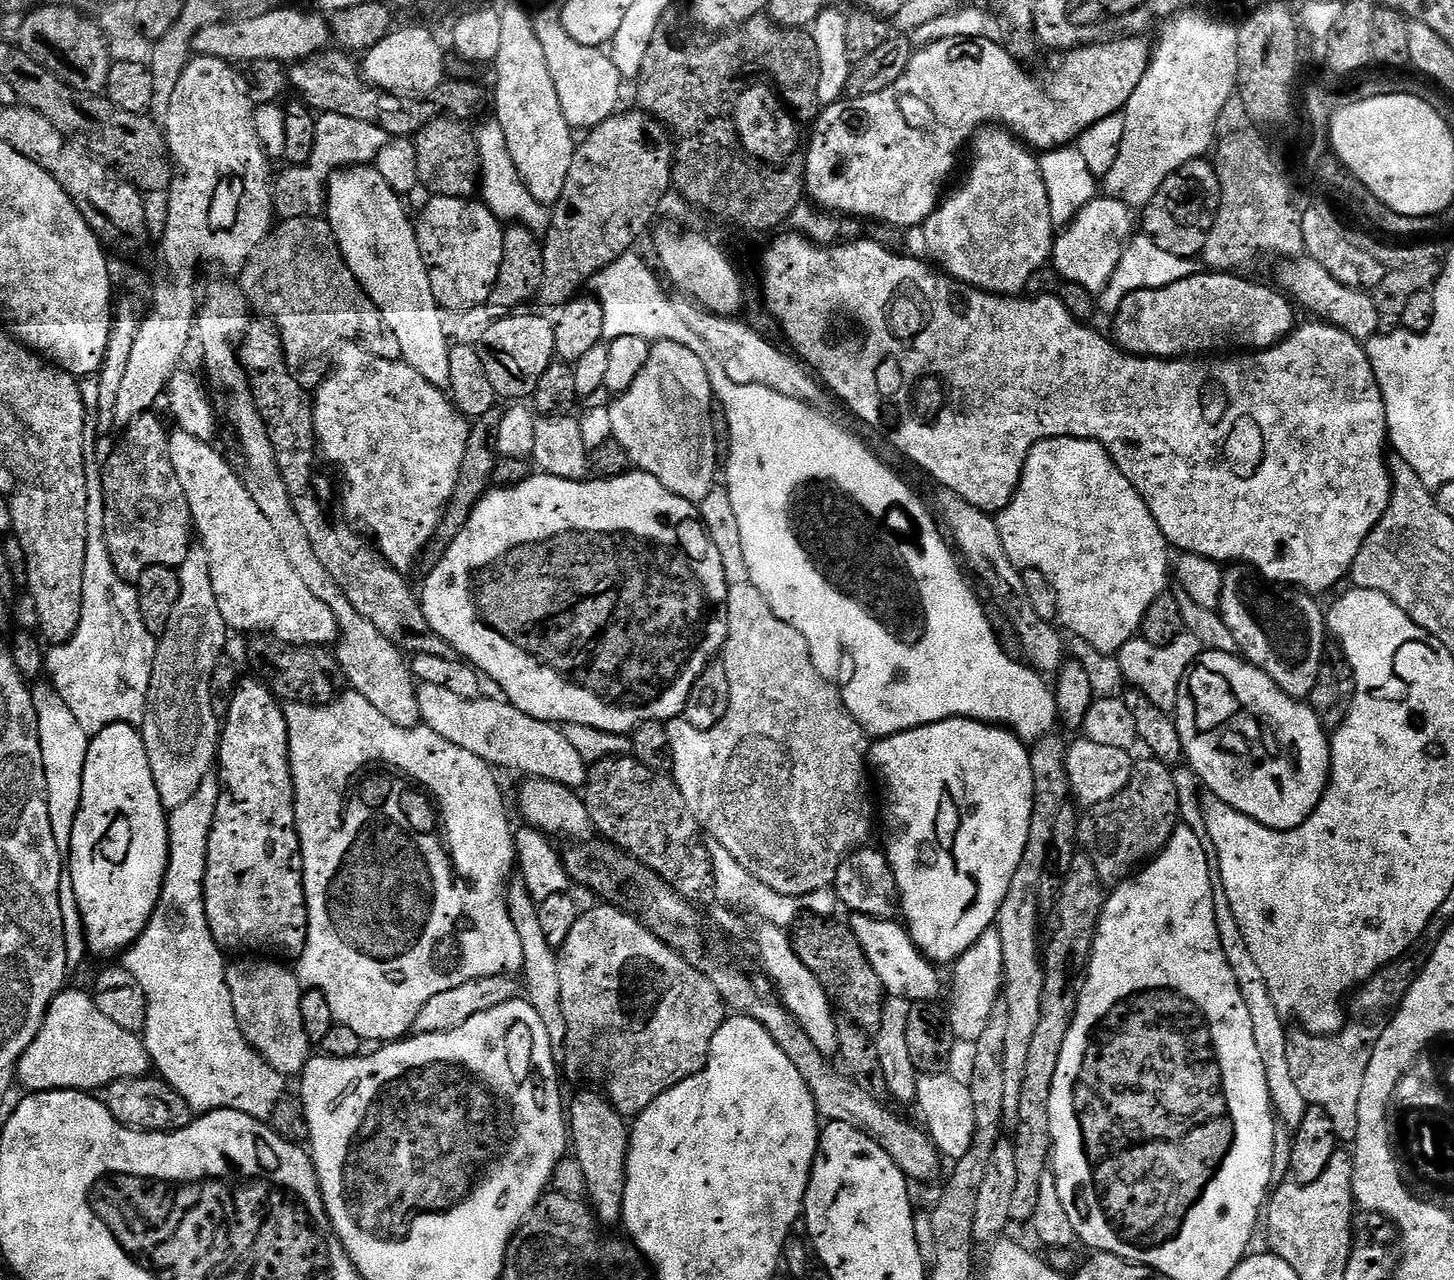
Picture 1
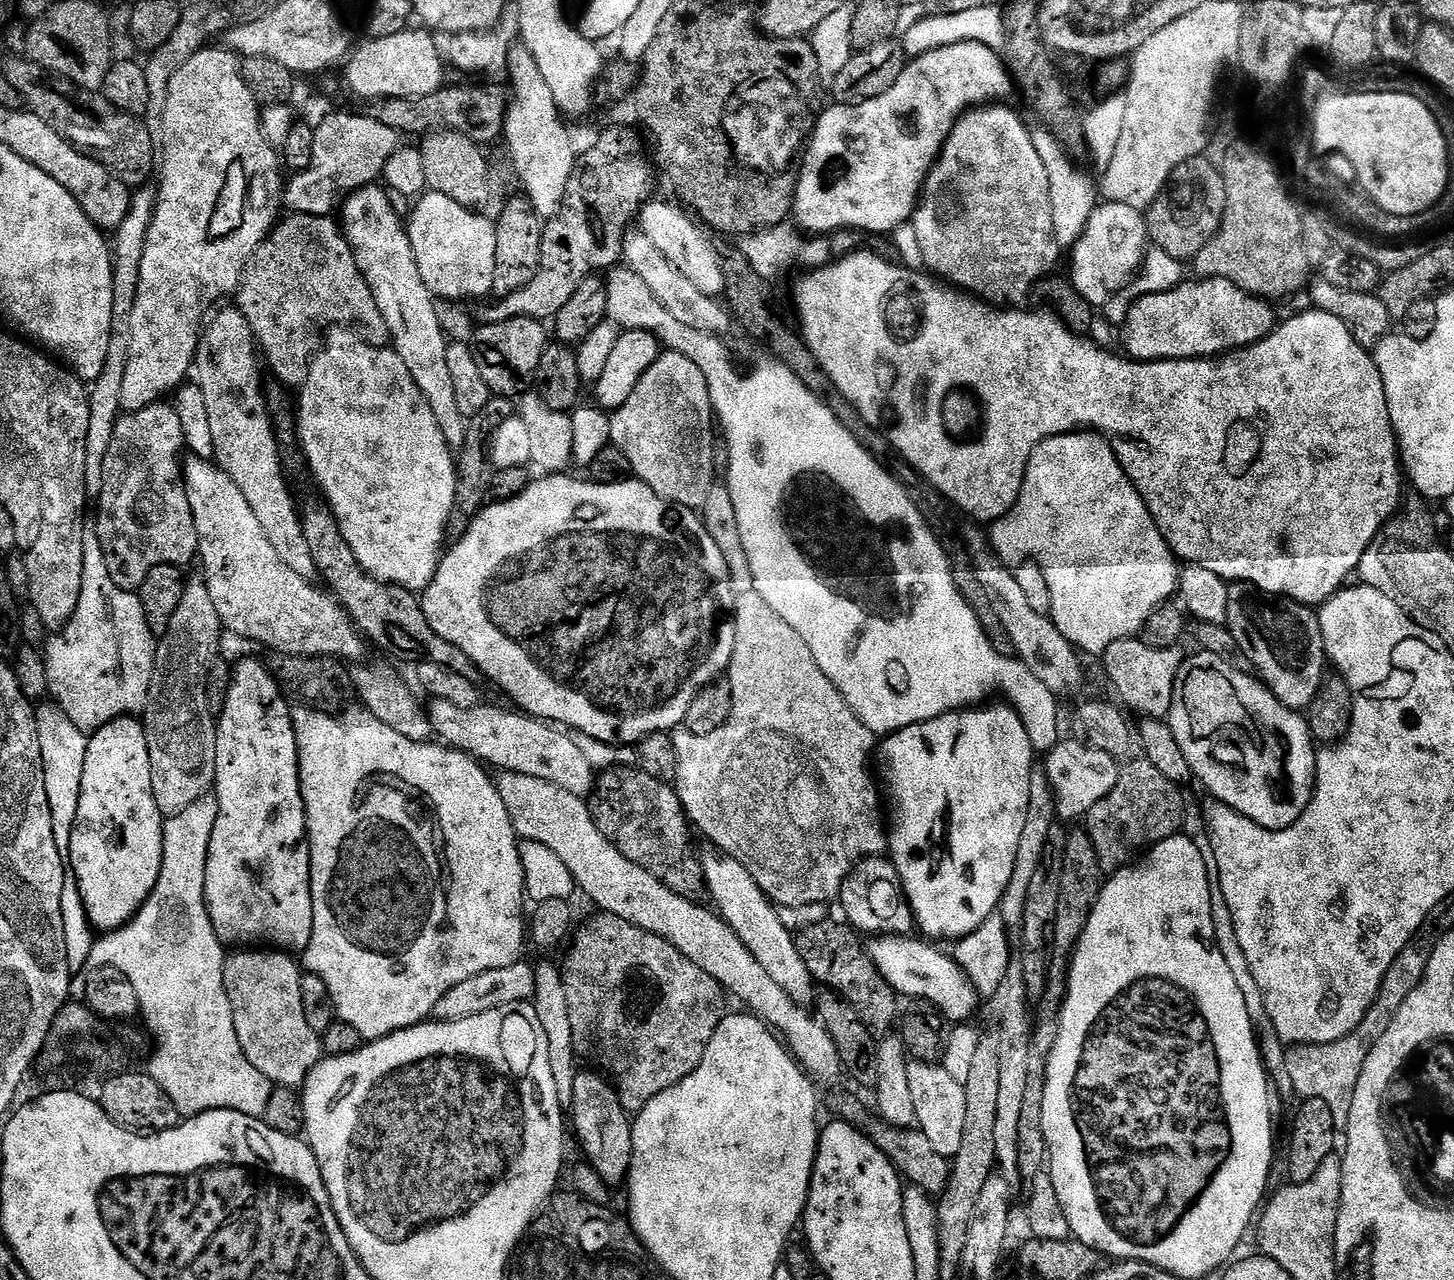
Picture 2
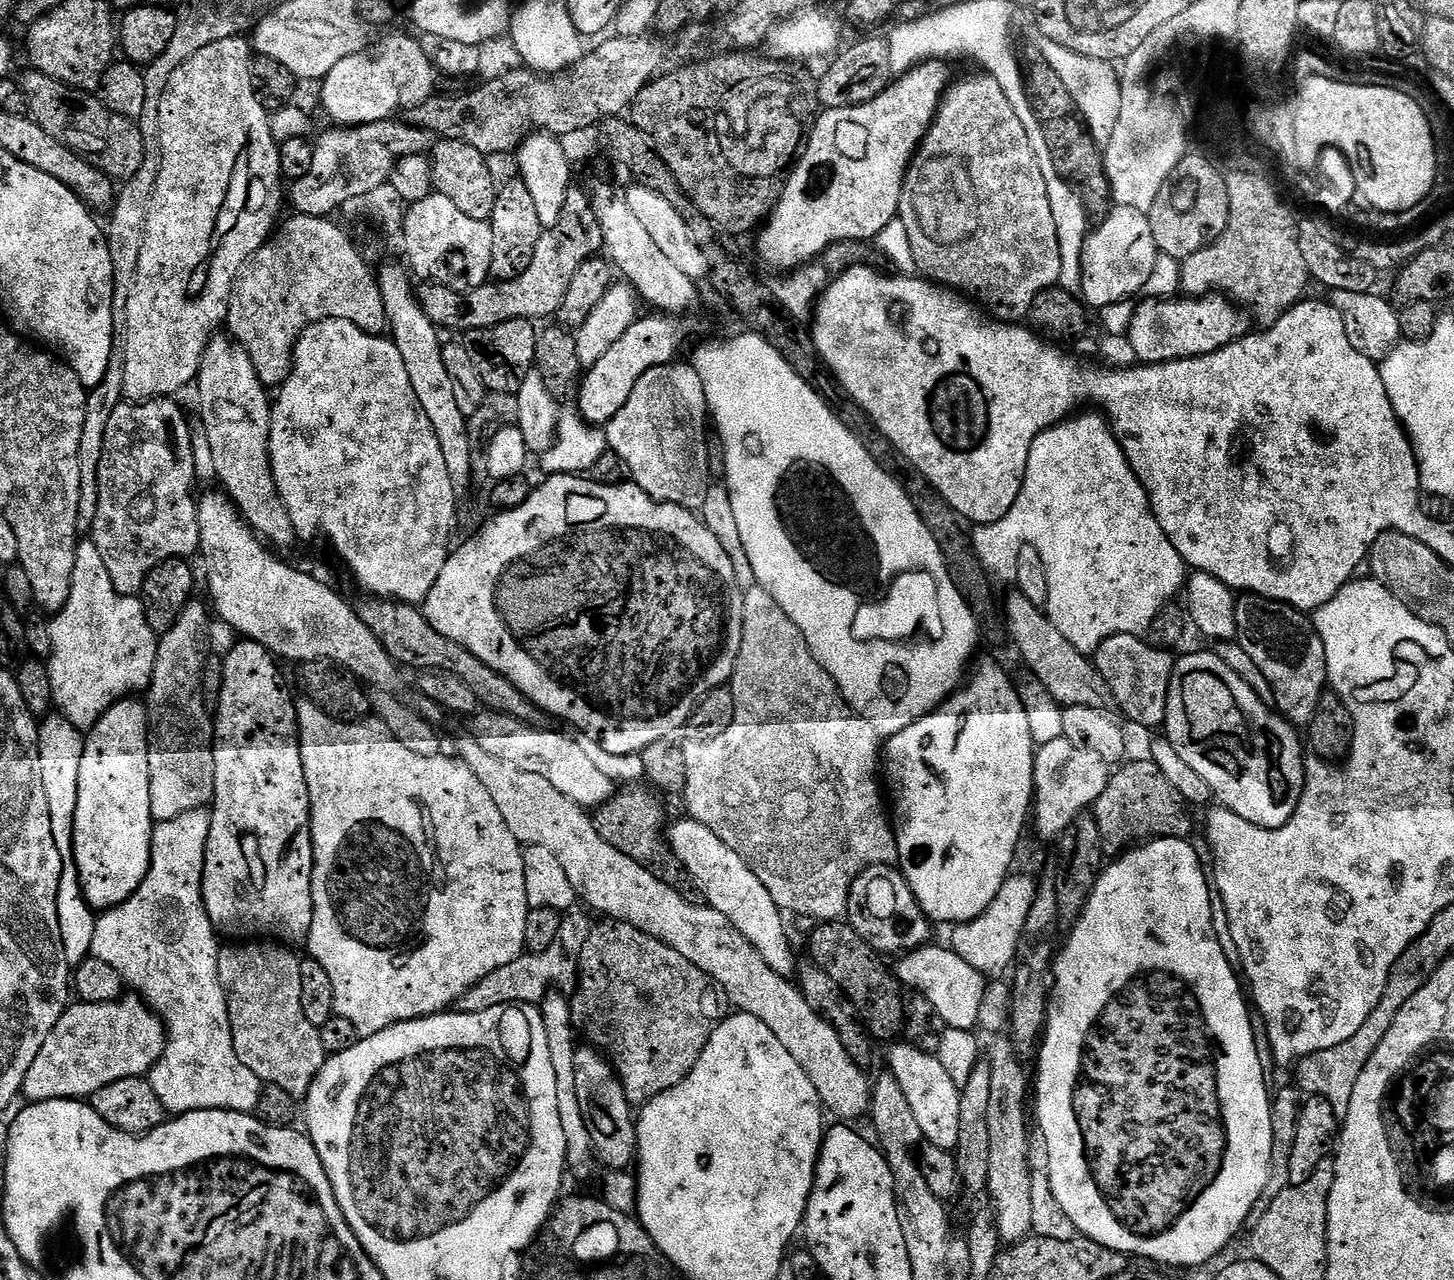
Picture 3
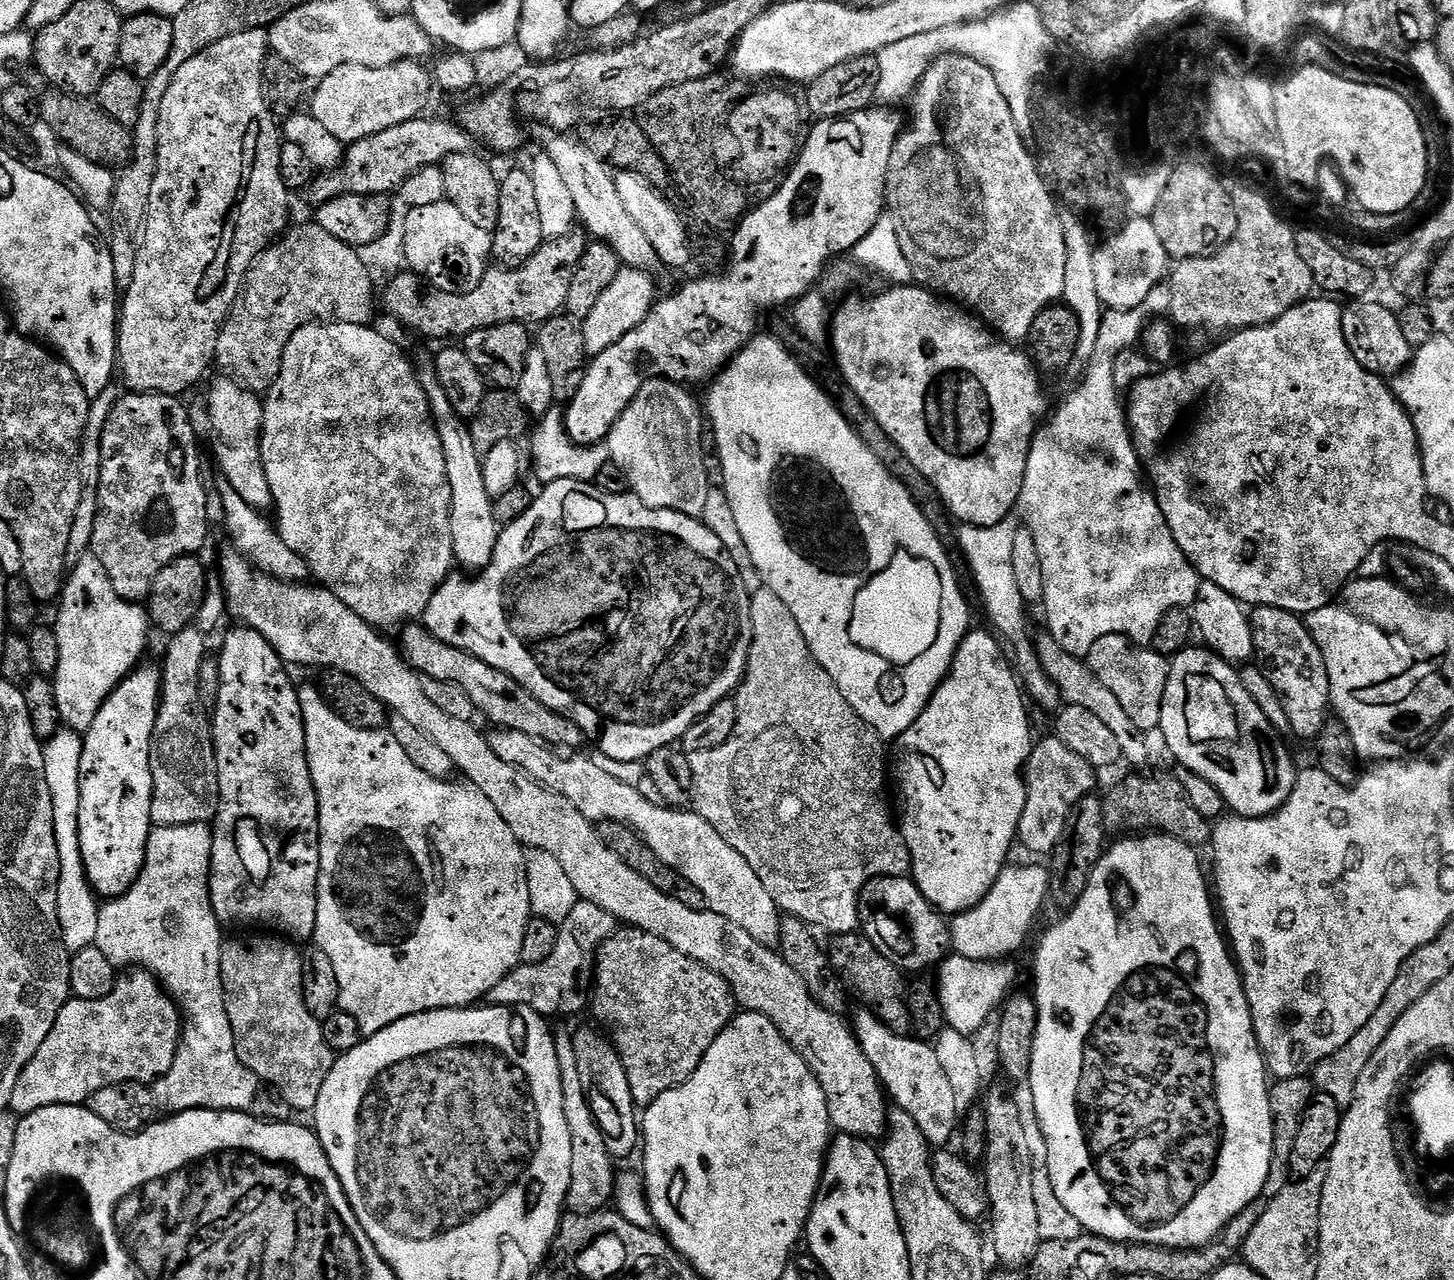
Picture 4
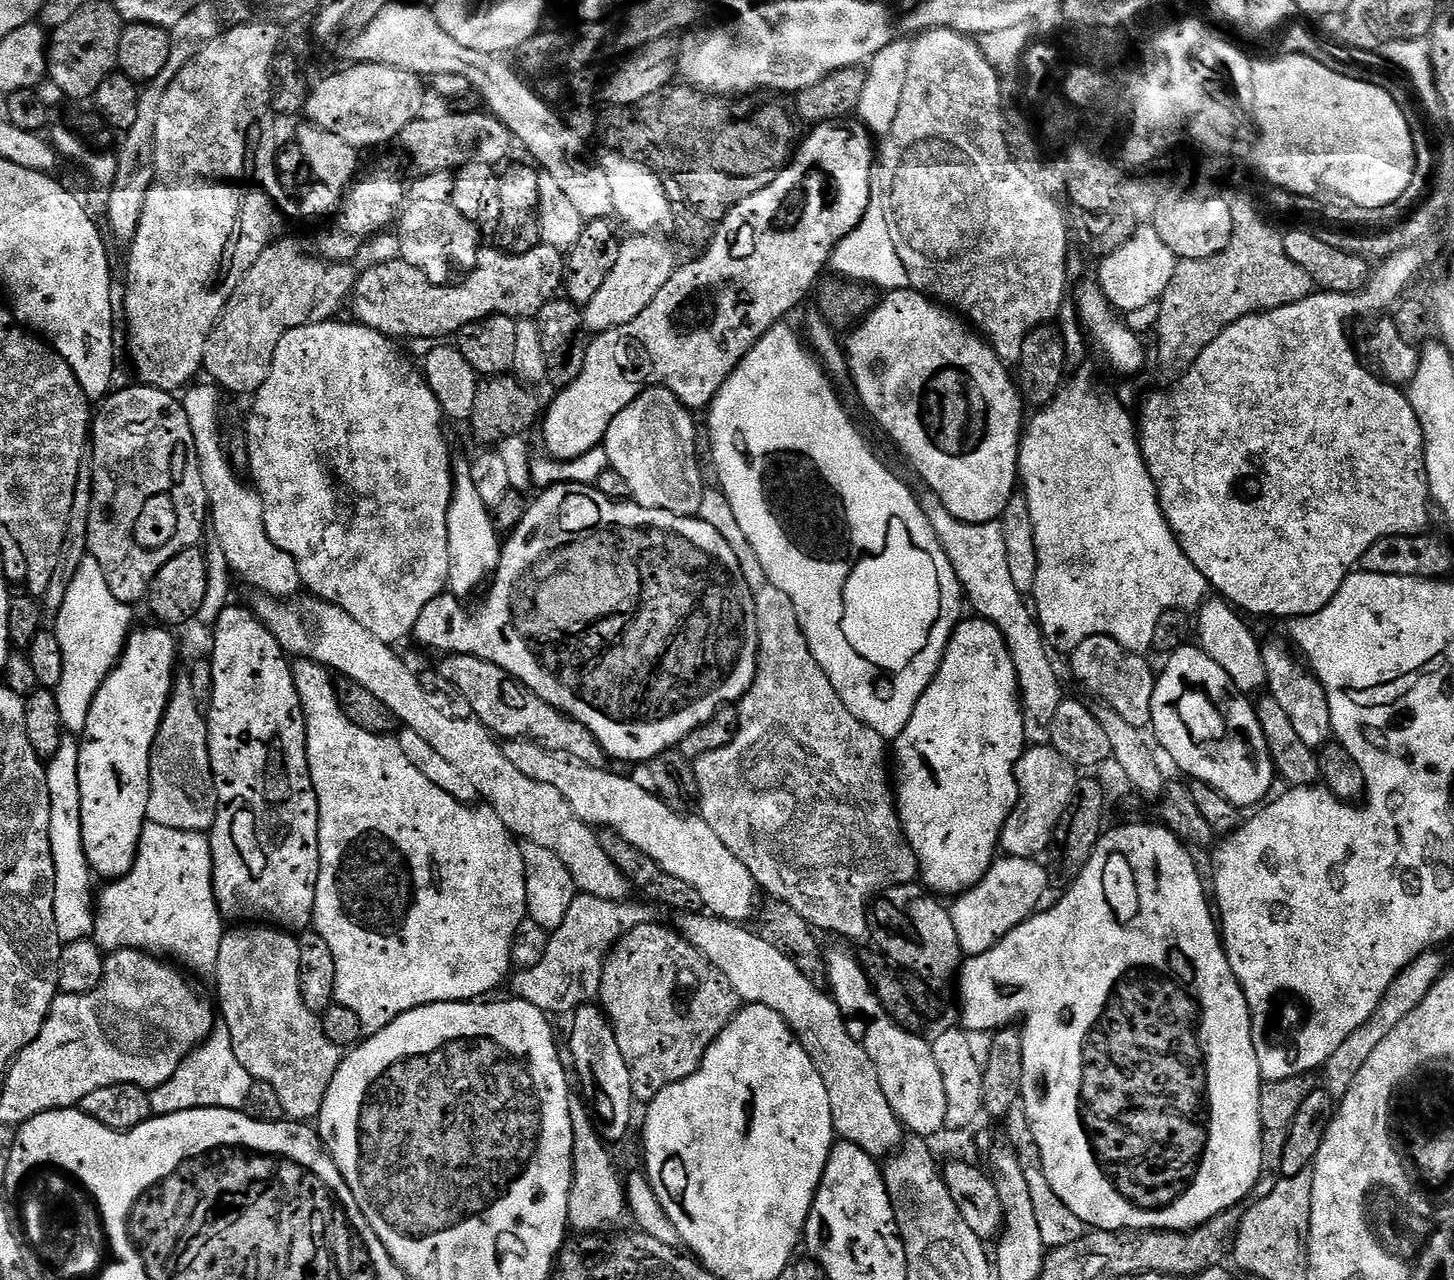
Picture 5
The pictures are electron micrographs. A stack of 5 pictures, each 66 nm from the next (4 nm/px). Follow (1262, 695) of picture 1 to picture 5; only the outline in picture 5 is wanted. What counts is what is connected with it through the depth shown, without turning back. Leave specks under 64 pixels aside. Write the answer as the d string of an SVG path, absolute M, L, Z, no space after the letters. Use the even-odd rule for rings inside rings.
M1199 646L1179 648L1167 660L1168 665L1159 669L1154 686L1150 728L1156 731L1155 743L1164 747L1165 754L1189 775L1189 779L1210 785L1237 808L1247 810L1250 806L1263 805L1269 799L1272 779L1275 781L1278 773L1258 722L1255 703L1238 691L1226 670L1222 670L1222 666L1218 666L1218 662L1214 662L1214 658L1207 656Z

